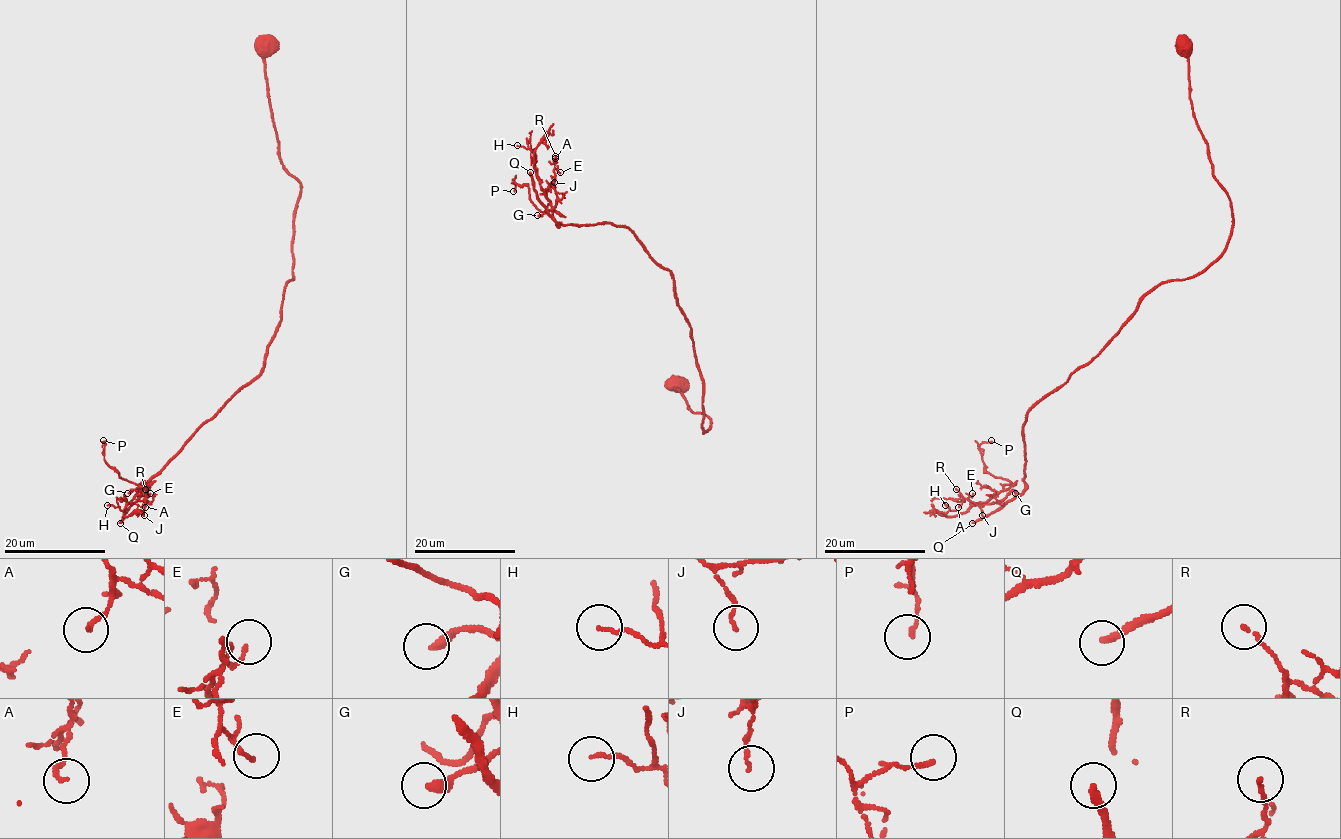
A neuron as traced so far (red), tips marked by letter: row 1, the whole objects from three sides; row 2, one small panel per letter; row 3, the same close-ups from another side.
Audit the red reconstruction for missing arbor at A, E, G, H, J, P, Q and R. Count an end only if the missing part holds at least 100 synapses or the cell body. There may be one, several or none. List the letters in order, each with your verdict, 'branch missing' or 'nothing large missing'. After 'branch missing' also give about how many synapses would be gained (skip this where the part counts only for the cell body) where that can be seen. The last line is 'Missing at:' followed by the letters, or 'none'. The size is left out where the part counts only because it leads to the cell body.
A: nothing large missing
E: nothing large missing
G: nothing large missing
H: nothing large missing
J: nothing large missing
P: nothing large missing
Q: branch missing | 450 syn
R: nothing large missing
Missing at: Q

